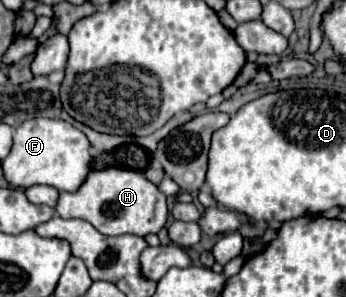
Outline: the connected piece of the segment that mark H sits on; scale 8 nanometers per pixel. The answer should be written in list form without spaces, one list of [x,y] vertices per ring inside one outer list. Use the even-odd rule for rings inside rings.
[[[123,168],[91,170],[77,192],[61,192],[55,212],[61,218],[83,218],[105,236],[157,234],[167,222],[167,202],[141,172]]]

